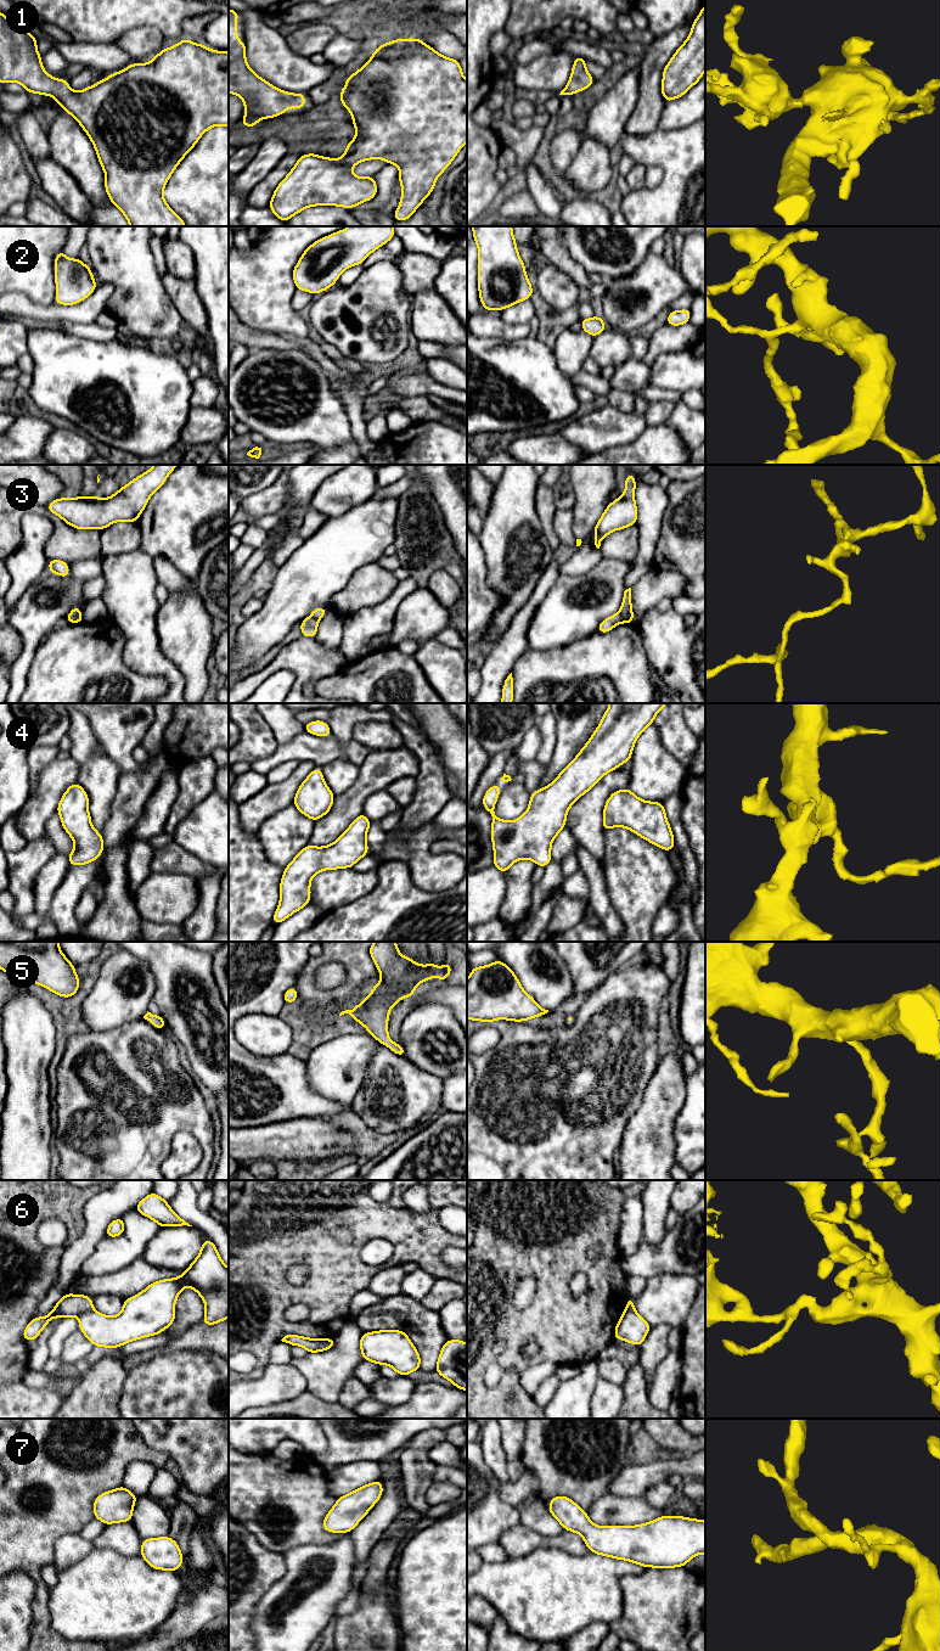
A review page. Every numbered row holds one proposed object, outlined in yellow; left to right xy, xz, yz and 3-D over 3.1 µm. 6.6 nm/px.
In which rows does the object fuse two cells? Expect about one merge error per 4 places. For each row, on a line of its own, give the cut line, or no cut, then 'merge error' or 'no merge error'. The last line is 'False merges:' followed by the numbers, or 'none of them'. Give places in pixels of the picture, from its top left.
1: cut none; no merge error
2: cut none; no merge error
3: cut yz (618, 613), (623, 622); merge error
4: cut none; no merge error
5: cut none; no merge error
6: cut xy (93, 1308), (78, 1317); merge error
7: cut none; no merge error
False merges: 3, 6

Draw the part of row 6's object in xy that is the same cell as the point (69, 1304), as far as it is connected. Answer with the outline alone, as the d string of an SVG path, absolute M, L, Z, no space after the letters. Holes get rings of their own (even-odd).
M67 1292L46 1316L33 1318L24 1329L22 1337L24 1341L36 1340L50 1320L55 1318L80 1316L92 1310L92 1297L84 1295L72 1295Z

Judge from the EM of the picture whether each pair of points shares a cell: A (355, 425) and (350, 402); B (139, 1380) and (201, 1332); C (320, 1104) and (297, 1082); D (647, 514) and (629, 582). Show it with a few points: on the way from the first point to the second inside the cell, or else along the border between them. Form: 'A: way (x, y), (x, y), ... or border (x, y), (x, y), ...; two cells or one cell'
A: way (355, 419), (354, 408); one cell
B: border (207, 1349), (176, 1349), (158, 1354), (151, 1360); two cells
C: way (314, 1100), (302, 1088); one cell
D: way (647, 531), (646, 555), (641, 565); one cell

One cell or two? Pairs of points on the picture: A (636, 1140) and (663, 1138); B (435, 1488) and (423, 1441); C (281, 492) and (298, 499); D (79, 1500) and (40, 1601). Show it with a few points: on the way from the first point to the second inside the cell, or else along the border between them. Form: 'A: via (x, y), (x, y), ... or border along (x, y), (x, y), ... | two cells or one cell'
A: via (642, 1140), (657, 1138) | one cell
B: border along (432, 1482), (426, 1493), (426, 1501), (429, 1506) | two cells
C: border along (288, 477), (288, 495), (277, 514) | two cells
D: via (54, 1526), (37, 1543), (37, 1576) | one cell

